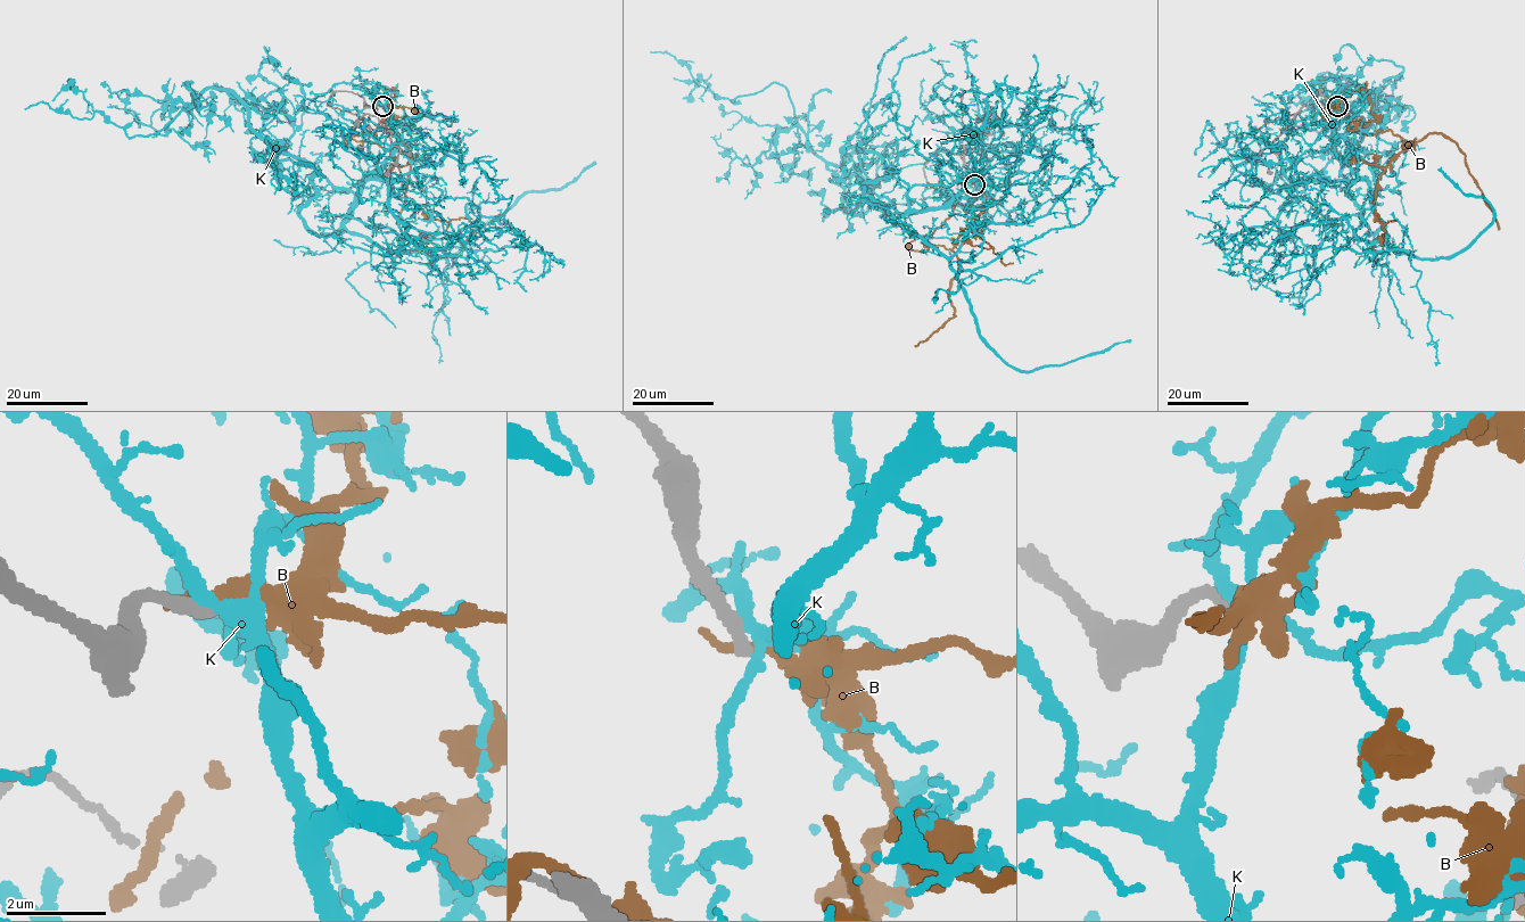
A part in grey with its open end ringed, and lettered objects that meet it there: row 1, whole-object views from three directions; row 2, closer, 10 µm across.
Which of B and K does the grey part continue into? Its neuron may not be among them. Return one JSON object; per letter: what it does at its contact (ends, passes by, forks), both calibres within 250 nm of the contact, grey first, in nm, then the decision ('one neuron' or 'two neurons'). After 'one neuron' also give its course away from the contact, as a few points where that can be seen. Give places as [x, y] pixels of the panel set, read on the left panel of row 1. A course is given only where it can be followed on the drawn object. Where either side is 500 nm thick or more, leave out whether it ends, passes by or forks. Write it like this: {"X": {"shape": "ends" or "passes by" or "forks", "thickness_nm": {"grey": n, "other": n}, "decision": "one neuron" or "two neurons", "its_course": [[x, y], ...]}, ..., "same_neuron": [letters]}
{"B": {"shape": "ends", "thickness_nm": {"grey": 320, "other": 360}, "decision": "two neurons"}, "K": {"shape": "forks", "thickness_nm": {"grey": 360, "other": 280}, "decision": "two neurons"}, "same_neuron": []}

